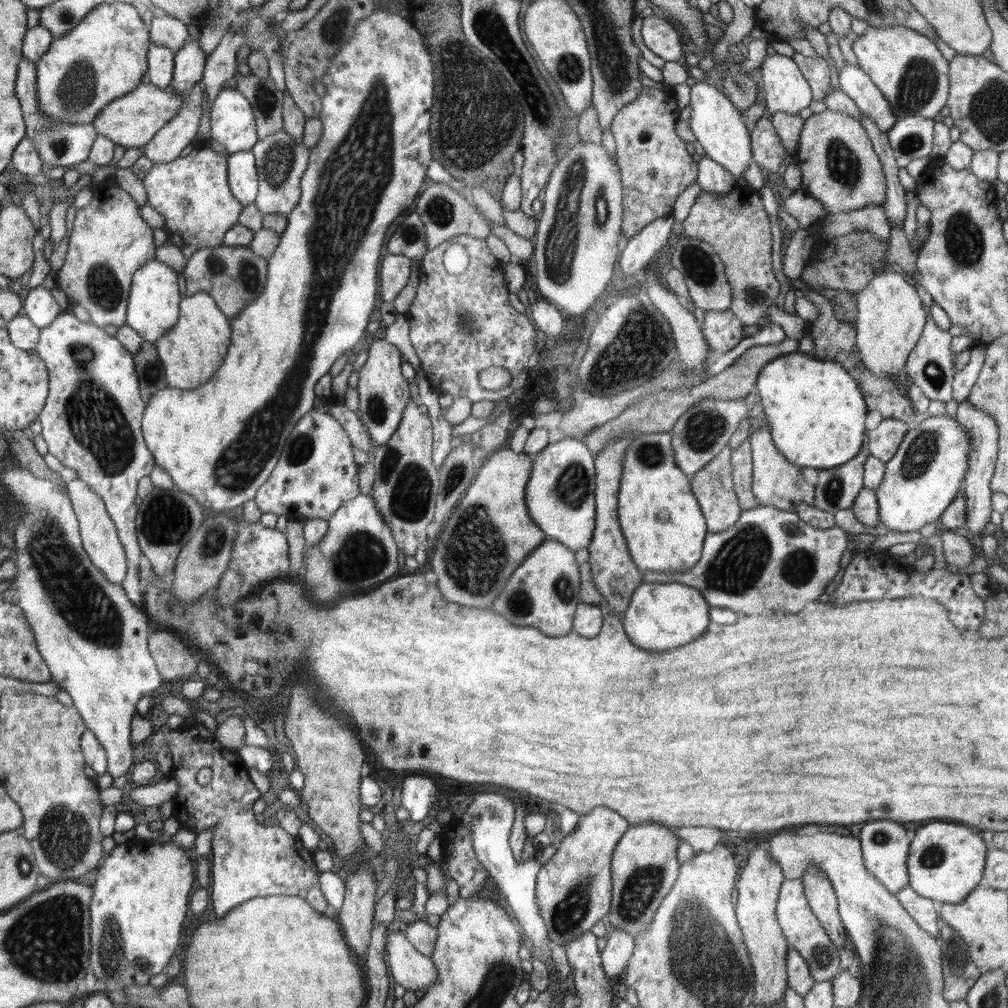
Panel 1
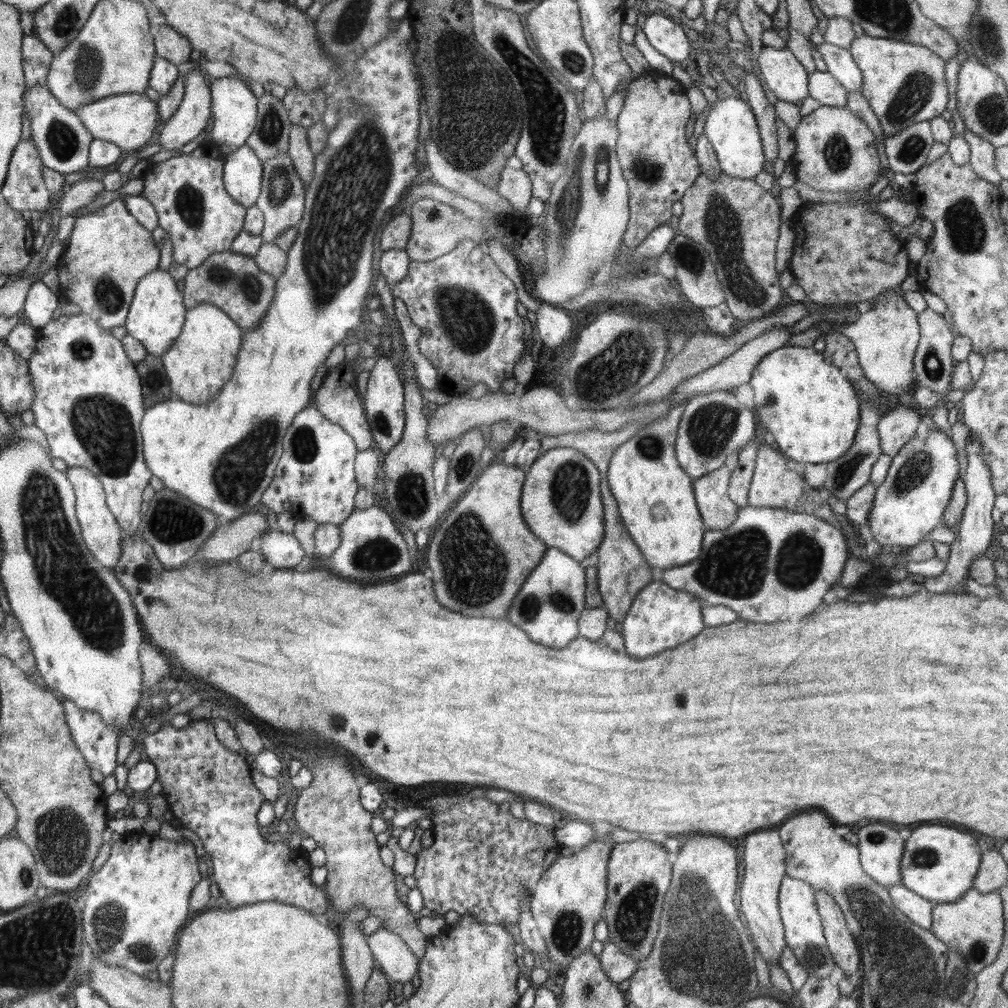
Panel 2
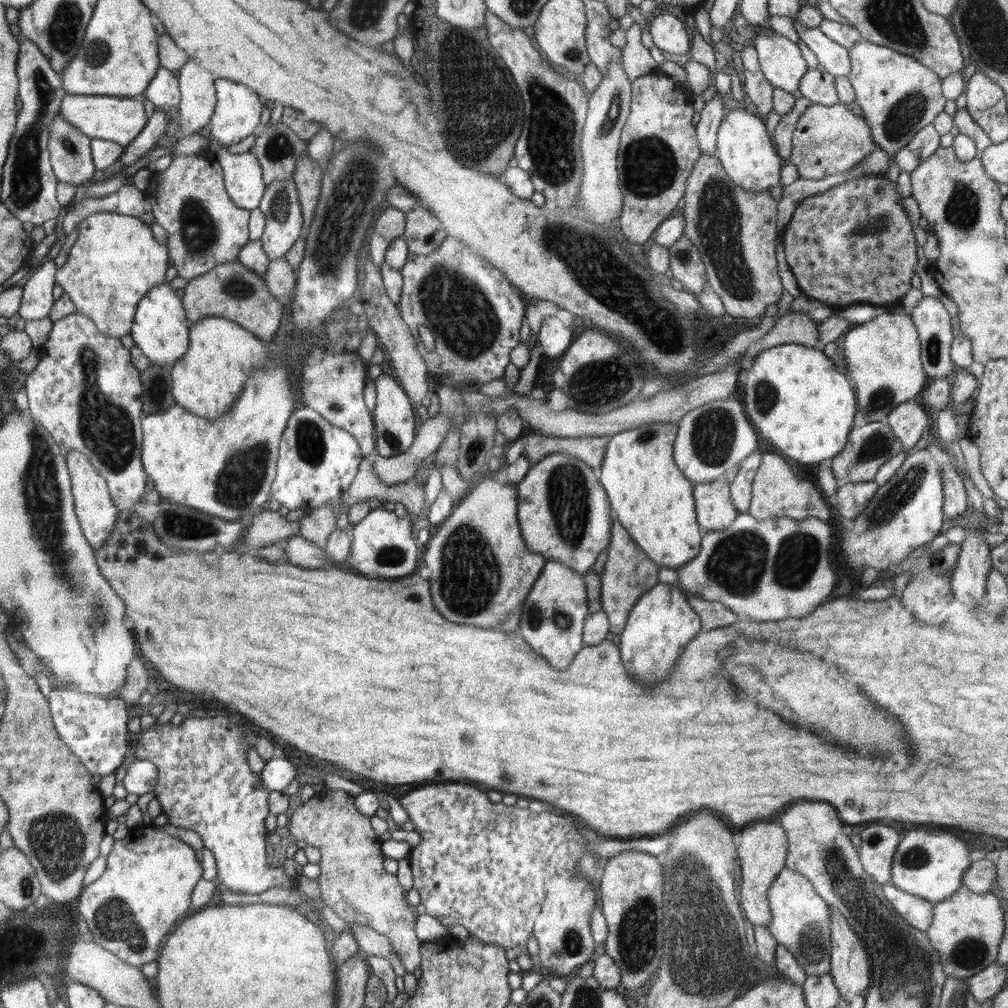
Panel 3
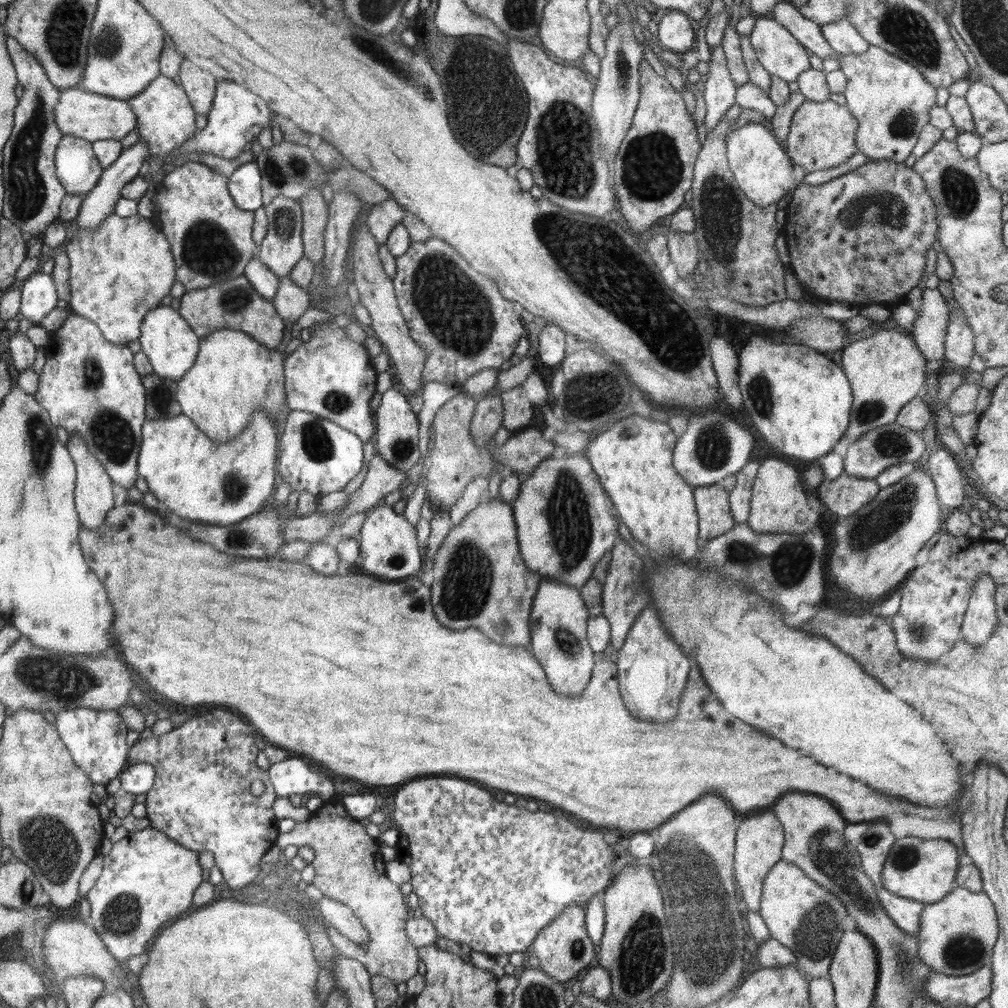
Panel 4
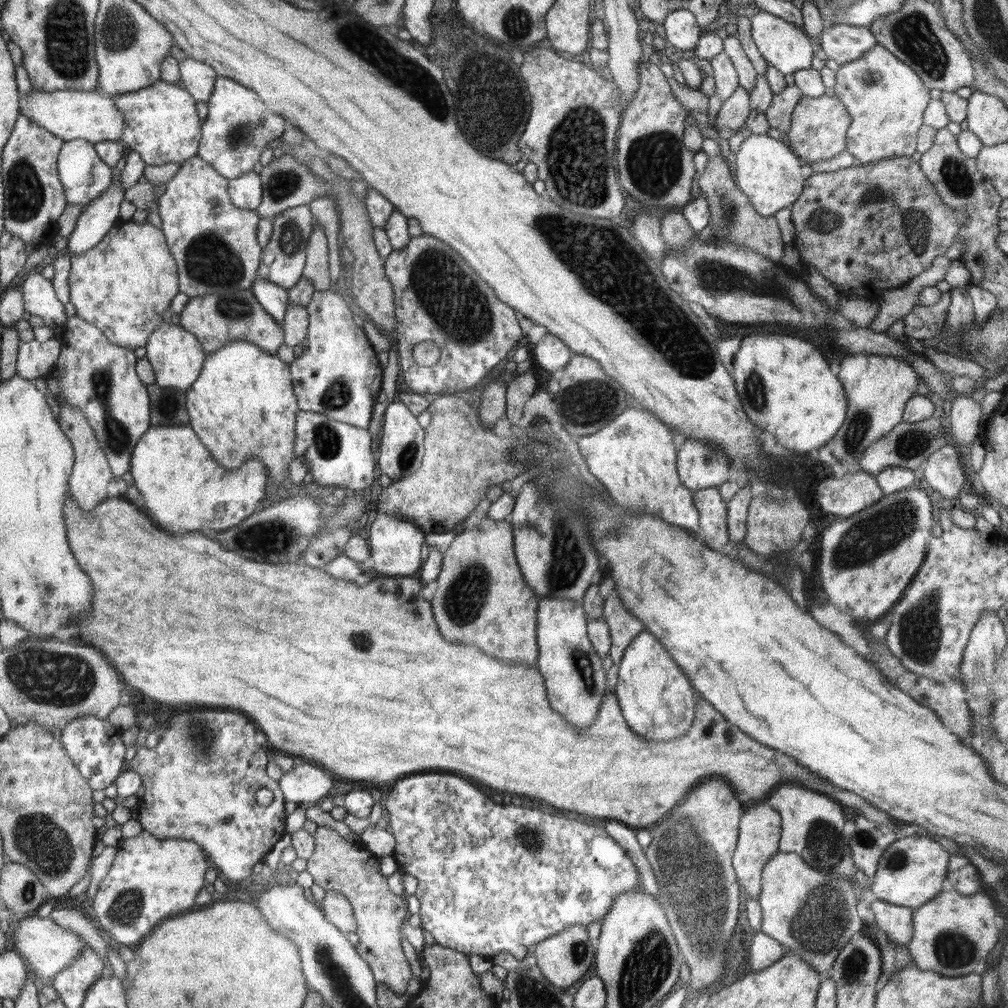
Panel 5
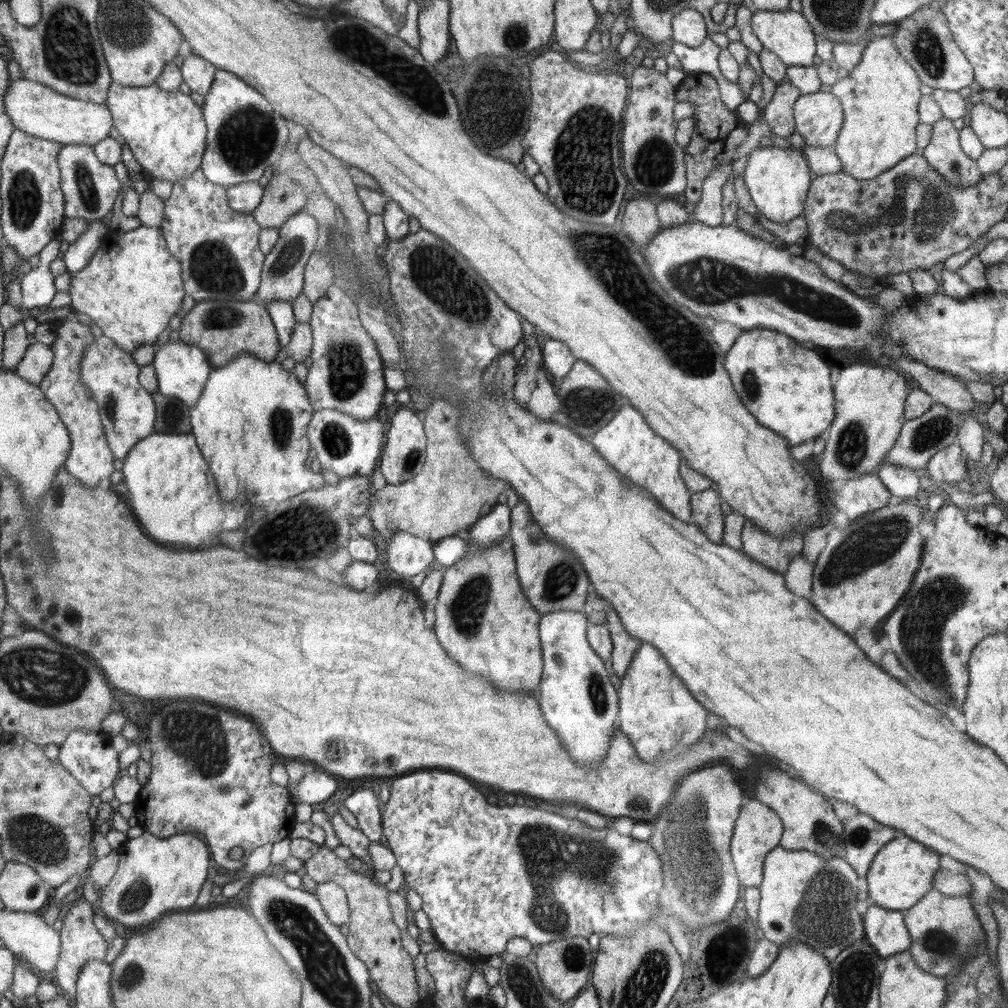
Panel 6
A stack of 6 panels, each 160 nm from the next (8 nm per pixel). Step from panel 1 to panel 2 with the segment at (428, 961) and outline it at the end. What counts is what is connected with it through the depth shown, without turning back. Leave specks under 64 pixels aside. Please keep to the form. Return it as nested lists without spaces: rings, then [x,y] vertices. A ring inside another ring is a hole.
[[[378,929],[367,938],[376,966],[395,982],[404,984],[418,978],[419,958],[396,933]]]

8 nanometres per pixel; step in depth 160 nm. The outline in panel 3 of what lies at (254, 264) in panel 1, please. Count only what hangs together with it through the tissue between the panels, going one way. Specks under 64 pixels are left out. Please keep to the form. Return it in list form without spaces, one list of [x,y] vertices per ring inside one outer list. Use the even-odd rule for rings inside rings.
[[[238,260],[219,264],[206,274],[188,281],[181,301],[190,323],[207,316],[226,318],[237,322],[265,344],[274,339],[275,331],[280,326],[280,318],[284,318],[283,304],[270,294],[264,278]]]

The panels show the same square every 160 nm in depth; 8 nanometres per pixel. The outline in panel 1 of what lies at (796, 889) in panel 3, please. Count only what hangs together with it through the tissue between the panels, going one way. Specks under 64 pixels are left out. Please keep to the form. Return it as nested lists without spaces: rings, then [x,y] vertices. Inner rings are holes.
[[[784,879],[776,905],[777,921],[786,937],[788,946],[793,946],[806,961],[815,982],[832,981],[841,971],[839,949],[830,940],[817,916],[814,916],[806,895],[802,879]]]

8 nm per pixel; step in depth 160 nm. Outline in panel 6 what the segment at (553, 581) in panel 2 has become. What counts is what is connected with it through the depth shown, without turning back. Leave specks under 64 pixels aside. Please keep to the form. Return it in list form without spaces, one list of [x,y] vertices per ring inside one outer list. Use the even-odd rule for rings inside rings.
[[[574,610],[548,612],[541,616],[539,623],[543,673],[538,702],[548,726],[560,736],[562,744],[580,766],[598,766],[604,760],[619,711],[618,694],[610,682],[611,674],[588,642],[589,624],[582,611]]]

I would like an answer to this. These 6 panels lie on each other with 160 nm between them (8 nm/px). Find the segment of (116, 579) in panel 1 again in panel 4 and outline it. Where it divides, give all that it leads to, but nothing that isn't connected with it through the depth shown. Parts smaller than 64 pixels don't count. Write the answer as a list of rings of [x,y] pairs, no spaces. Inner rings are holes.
[[[72,433],[65,445],[74,461],[77,474],[75,480],[75,509],[79,521],[87,529],[97,529],[104,522],[106,513],[114,504],[113,480],[108,476],[104,465],[100,464],[100,461],[88,450],[87,444],[80,435]]]

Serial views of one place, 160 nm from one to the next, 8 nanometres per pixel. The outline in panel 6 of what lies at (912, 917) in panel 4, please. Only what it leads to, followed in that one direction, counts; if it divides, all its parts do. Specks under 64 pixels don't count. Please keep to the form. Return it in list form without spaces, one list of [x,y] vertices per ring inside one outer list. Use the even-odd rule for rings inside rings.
[[[872,905],[863,915],[863,927],[865,939],[882,958],[910,948],[911,938],[901,911]]]

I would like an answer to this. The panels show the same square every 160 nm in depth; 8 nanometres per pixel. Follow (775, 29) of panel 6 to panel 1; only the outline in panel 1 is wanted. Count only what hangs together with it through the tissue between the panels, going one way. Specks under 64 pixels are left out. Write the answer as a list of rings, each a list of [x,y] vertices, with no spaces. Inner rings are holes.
[[[779,53],[768,55],[760,68],[765,94],[764,104],[770,114],[786,112],[796,116],[810,106],[813,94],[792,57]]]

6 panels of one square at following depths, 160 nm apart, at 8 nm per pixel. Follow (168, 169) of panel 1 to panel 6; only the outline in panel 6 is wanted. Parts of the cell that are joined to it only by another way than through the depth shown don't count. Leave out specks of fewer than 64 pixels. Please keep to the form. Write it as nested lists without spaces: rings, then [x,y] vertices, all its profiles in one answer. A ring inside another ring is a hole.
[[[199,168],[192,173],[192,176],[188,178],[181,178],[173,183],[172,194],[166,201],[164,201],[164,215],[162,215],[162,223],[158,226],[162,234],[164,235],[165,241],[167,242],[167,249],[172,253],[172,256],[180,263],[181,266],[181,277],[183,280],[183,289],[185,294],[192,296],[195,301],[204,300],[255,300],[257,290],[259,289],[261,279],[261,270],[263,267],[263,262],[265,261],[265,254],[260,250],[259,247],[259,234],[261,231],[261,226],[256,223],[250,213],[240,213],[234,211],[230,208],[227,201],[227,187],[220,186],[219,184],[214,184],[210,182],[203,173],[203,170]]]

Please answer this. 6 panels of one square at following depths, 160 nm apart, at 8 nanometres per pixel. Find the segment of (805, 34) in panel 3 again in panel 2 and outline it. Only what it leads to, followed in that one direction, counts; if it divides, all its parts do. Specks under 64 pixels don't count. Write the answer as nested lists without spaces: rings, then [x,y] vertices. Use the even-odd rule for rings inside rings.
[[[831,42],[817,44],[817,50],[822,54],[827,72],[848,92],[862,92],[864,73],[854,62],[849,49],[845,49]]]

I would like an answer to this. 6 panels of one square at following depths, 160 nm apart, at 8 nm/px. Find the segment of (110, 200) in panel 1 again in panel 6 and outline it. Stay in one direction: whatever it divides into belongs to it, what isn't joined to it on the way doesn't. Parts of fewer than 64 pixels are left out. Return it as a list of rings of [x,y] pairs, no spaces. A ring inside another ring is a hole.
[[[140,225],[129,231],[112,227],[88,264],[78,272],[68,273],[71,276],[69,294],[73,311],[90,316],[104,336],[111,338],[116,346],[130,354],[140,346],[153,346],[158,335],[166,330],[170,318],[182,312],[185,292],[181,266],[167,249],[167,242],[158,226]]]

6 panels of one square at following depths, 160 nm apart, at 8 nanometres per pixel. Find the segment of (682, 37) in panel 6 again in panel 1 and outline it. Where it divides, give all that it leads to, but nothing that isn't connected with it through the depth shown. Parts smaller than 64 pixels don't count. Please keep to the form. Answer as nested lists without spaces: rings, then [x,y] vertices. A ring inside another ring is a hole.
[[[643,17],[641,34],[644,44],[662,60],[678,62],[684,57],[677,30],[663,18]]]

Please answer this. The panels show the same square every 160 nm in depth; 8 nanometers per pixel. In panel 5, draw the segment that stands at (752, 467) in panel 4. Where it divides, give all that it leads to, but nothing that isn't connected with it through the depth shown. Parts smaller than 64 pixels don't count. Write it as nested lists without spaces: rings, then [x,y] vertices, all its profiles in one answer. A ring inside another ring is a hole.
[[[749,481],[727,503],[729,542],[743,542],[746,536],[747,514],[752,500]]]

